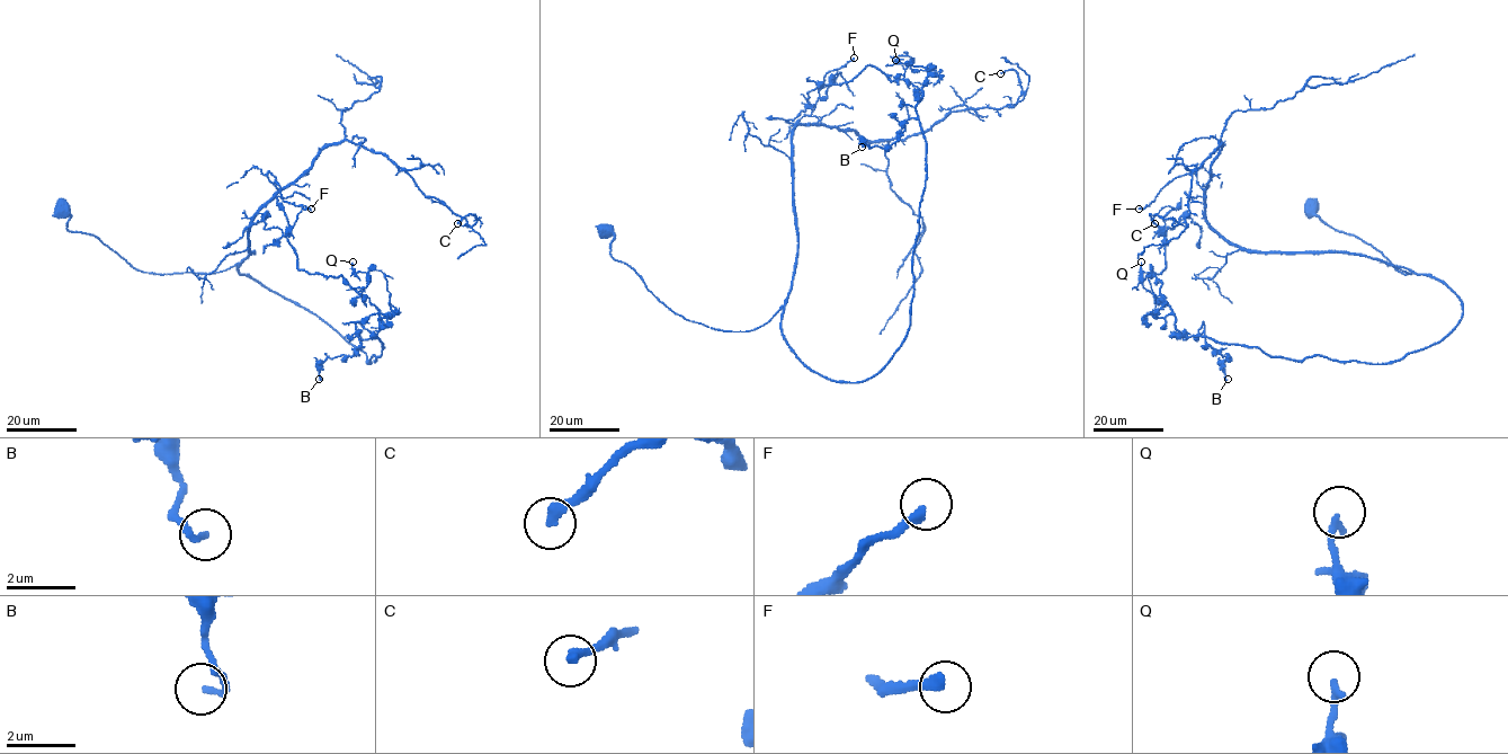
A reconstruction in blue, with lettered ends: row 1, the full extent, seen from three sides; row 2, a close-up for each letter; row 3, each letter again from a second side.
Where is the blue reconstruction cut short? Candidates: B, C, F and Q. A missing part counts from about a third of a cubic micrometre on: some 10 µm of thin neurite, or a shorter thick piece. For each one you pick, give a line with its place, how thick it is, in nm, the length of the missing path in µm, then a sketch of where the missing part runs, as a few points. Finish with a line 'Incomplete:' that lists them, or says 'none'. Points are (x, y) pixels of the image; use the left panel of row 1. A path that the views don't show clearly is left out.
F: place (311, 209); calibre 320 nm; missing 10 µm
Incomplete: F

